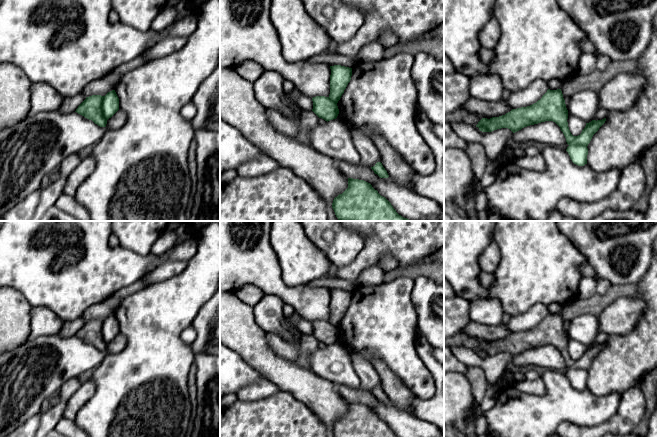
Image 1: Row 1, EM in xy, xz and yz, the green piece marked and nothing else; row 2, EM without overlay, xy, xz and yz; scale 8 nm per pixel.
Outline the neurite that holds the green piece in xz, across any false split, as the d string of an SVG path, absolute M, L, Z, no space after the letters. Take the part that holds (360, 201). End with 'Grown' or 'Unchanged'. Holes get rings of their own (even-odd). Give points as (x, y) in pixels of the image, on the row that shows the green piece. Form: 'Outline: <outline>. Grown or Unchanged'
Outline: M348 178L348 188L334 198L332 208L339 221L412 221L399 215L370 183L353 178Z. Unchanged

